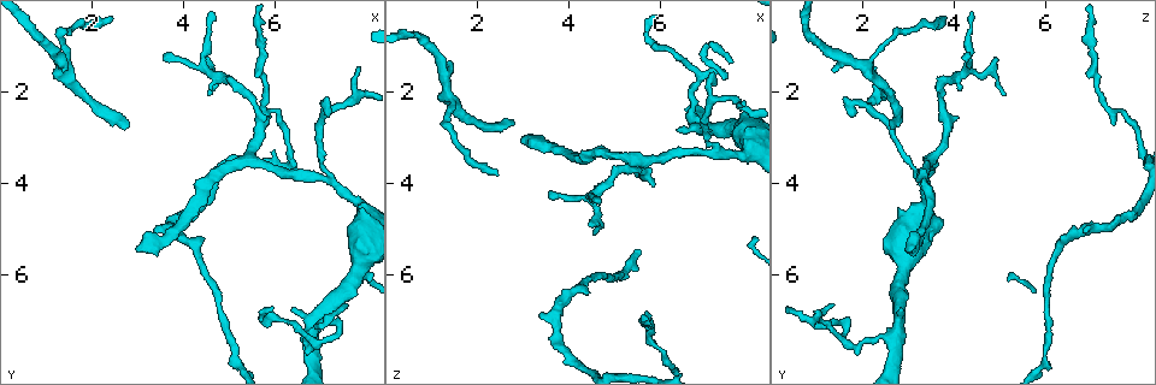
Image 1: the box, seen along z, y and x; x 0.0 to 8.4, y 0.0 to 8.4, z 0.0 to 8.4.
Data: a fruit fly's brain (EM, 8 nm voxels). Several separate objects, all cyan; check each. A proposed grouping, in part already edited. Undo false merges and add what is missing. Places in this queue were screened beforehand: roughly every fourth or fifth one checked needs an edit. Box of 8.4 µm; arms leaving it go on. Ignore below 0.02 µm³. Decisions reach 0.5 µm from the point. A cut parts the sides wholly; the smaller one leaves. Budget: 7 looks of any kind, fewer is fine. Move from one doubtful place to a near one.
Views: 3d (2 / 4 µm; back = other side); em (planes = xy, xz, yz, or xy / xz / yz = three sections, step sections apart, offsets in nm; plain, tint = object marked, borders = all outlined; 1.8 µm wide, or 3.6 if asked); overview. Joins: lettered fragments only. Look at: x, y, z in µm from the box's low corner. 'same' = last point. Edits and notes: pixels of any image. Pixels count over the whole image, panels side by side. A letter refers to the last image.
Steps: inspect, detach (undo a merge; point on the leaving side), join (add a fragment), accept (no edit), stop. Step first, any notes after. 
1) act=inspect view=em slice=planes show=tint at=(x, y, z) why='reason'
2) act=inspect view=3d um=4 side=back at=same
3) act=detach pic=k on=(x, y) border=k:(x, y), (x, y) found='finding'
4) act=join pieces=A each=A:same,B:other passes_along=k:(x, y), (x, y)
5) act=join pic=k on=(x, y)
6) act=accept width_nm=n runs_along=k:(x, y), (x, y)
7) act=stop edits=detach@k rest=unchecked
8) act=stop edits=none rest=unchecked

act=inspect view=3d um=2 at=(7.10, 2.15, 1.60) why='branch stops here'

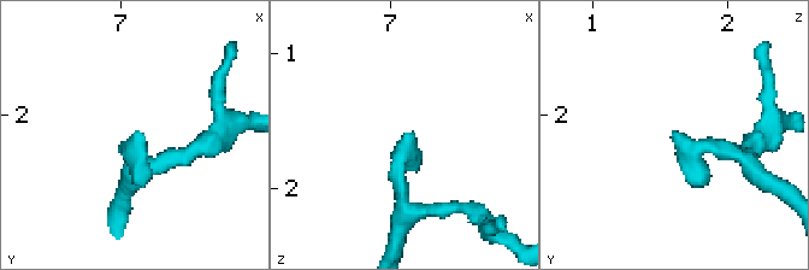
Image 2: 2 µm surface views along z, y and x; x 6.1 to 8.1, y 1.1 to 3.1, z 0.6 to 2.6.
act=inspect view=em slice=xz step=8 show=tint at=(7.08, 2.14, 1.62) why='need the tissue'

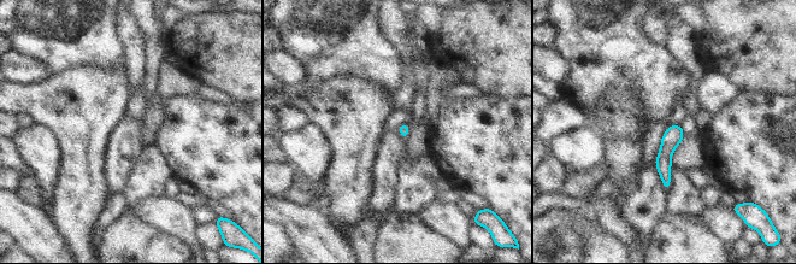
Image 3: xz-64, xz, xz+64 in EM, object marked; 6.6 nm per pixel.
act=inspect view=em slice=planes show=borders at=same why='cut it another way'

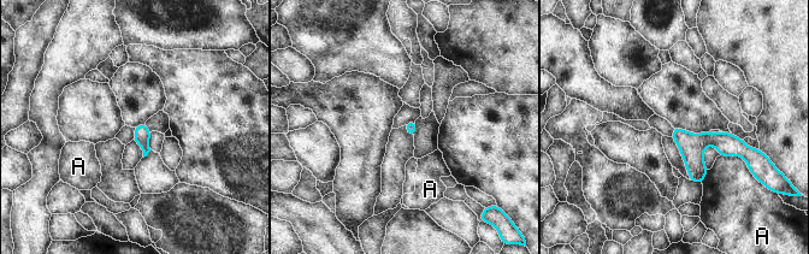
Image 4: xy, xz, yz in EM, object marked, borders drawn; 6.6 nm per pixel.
act=accept width_nm=80 longest_contact=A:220nm each=A:other found='no lettered fragment goes on from it'

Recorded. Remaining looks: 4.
act=inspect view=3d um=4 at=(2.95, 5.45, 3.10) why='branch stops here'

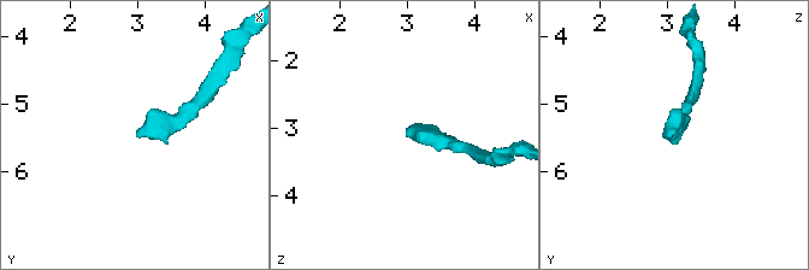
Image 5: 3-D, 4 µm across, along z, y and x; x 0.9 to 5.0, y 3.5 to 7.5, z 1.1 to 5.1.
act=inspect view=em slice=yz step=4 show=borders at=(3.00, 5.45, 3.05)

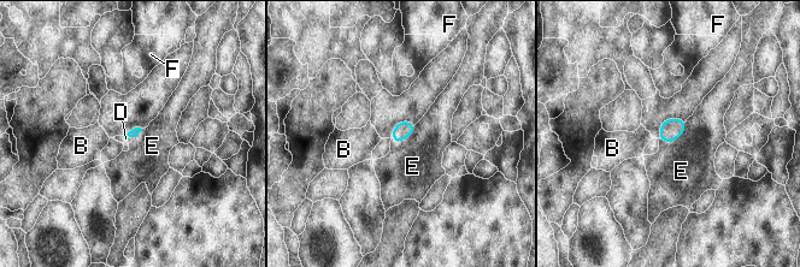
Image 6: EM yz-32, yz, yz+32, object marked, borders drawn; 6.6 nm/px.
act=join pieces=D longest_contact=E:220nm each=B:other,D:same,E:other,F:other found='it goes on there'

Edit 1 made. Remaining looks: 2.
act=stop edits=join@6 rest=unchecked

